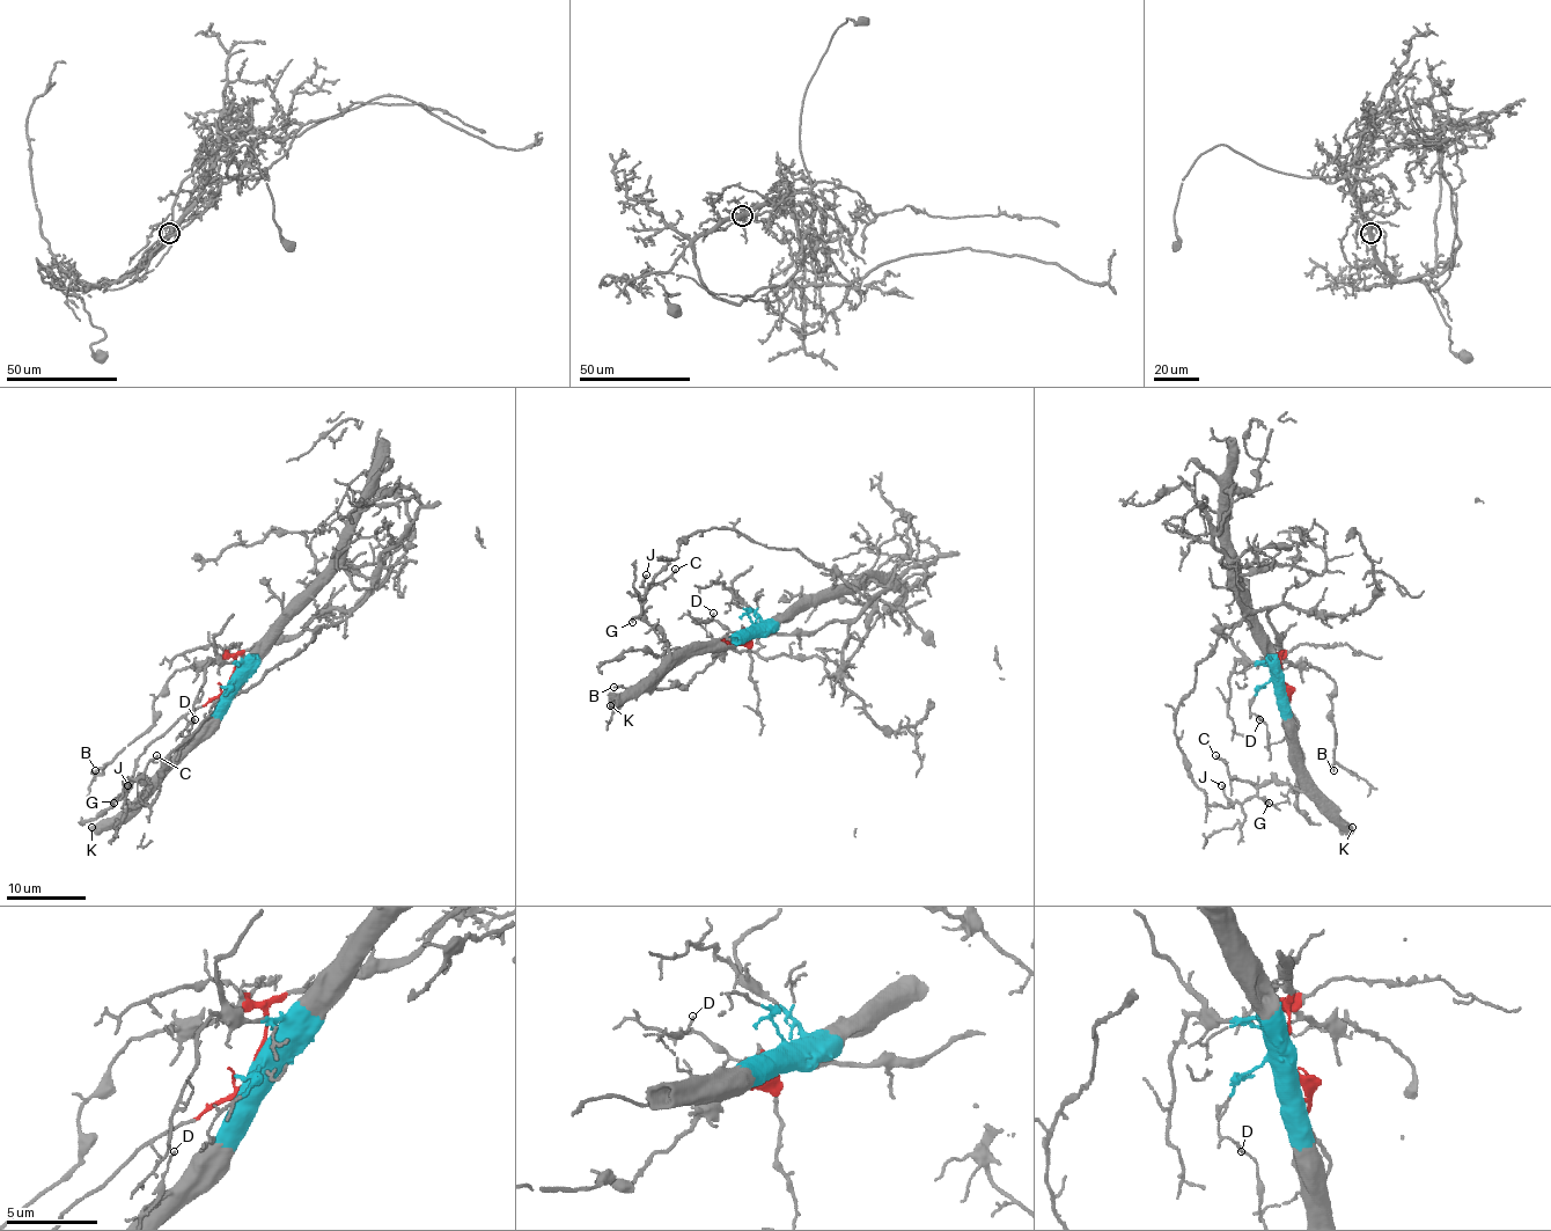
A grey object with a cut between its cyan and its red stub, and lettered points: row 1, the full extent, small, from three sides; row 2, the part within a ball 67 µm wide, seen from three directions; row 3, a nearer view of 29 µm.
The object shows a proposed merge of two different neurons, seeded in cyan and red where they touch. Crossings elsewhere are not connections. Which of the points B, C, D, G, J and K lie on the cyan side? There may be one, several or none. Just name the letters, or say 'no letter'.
C, D, G, J, K

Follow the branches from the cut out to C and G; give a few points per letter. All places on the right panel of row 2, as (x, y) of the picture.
C: (1283, 683), (1289, 762), (1301, 786), (1269, 781), (1251, 784), (1232, 778), (1225, 762), (1215, 755)
G: (1283, 683), (1289, 762), (1301, 786), (1295, 789), (1274, 781), (1263, 784), (1257, 794), (1269, 803)

